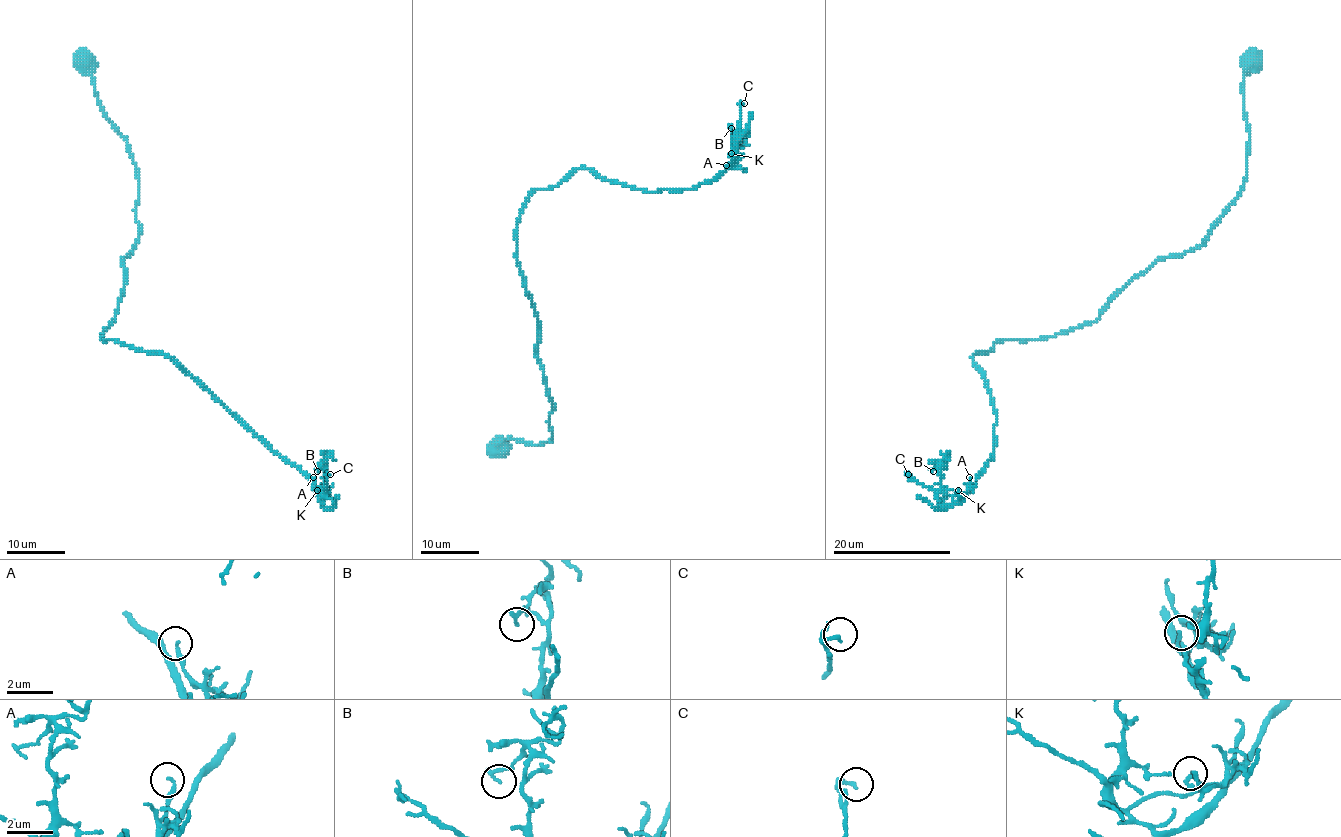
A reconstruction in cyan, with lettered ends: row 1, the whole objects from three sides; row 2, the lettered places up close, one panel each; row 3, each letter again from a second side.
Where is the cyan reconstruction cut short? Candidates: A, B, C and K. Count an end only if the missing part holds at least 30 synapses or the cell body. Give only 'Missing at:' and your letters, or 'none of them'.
Missing at: none of them

